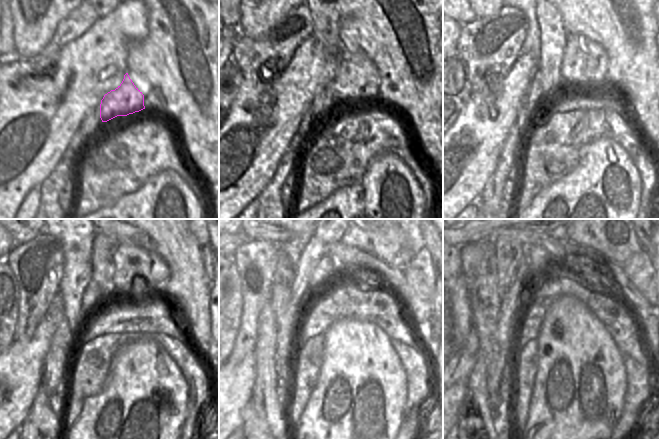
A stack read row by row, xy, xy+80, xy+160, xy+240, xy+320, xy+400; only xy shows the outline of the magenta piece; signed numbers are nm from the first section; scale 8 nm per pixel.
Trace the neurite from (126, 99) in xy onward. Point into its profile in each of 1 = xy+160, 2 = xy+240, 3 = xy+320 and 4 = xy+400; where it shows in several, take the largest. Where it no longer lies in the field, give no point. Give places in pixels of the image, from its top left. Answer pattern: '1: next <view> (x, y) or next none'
1: next xy+160 (585, 63)
2: next xy+240 (131, 264)
3: next xy+320 (395, 239)
4: next xy+400 (614, 239)

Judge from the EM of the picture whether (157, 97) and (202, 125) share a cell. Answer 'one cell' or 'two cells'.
one cell

